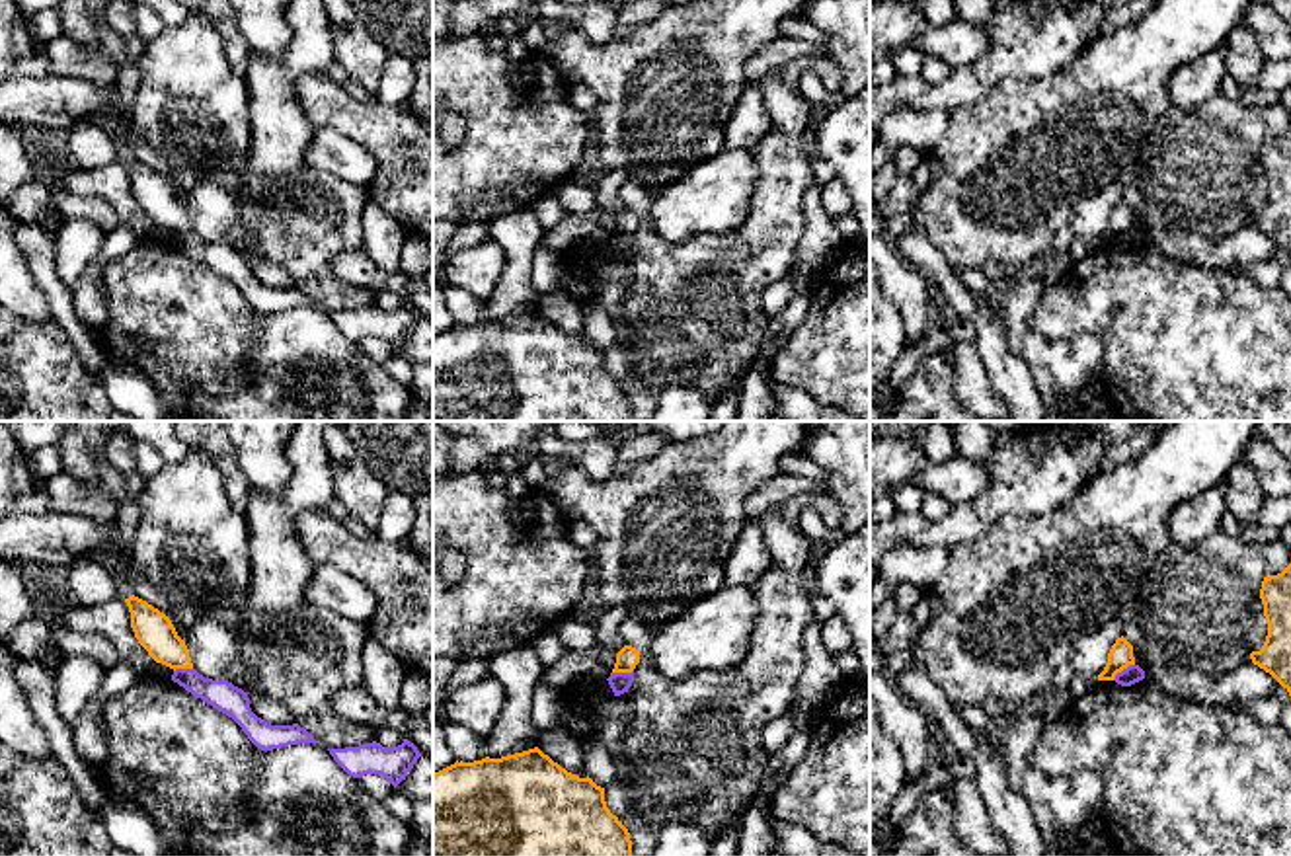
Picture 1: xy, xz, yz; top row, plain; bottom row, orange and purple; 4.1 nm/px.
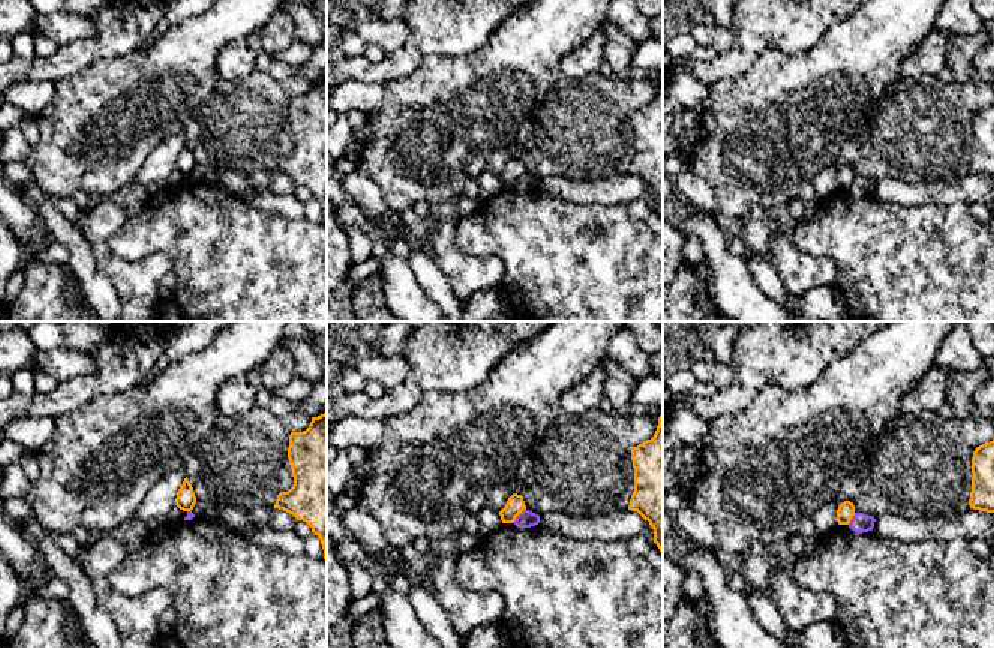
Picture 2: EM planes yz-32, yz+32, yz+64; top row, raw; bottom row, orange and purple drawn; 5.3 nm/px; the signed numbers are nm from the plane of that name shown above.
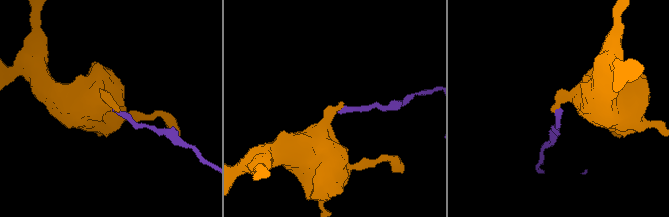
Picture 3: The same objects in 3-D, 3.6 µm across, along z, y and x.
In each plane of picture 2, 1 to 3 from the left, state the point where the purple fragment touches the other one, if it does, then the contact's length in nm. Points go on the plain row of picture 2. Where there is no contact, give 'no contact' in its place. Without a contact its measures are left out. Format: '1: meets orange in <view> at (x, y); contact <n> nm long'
1: meets orange in yz-32 at (189, 174); contact 30 nm long
2: meets orange in yz+32 at (517, 179); contact 110 nm long
3: meets orange in yz+64 at (850, 183); contact 80 nm long

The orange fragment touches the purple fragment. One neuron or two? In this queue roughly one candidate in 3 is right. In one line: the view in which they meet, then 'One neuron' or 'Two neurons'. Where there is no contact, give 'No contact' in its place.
Touches orange in yz. Two neurons

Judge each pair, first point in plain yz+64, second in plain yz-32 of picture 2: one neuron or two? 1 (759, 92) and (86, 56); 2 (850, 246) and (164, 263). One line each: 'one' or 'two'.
1: two
2: two

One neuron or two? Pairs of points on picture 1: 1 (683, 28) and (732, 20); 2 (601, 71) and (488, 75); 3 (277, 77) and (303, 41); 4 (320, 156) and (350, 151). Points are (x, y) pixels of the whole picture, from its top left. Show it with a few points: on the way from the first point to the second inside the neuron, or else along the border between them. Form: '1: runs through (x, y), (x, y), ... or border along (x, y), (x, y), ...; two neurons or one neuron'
1: runs through (695, 28), (720, 28); one neuron
2: border along (537, 51), (568, 88); two neurons
3: runs through (285, 69), (303, 49); one neuron
4: runs through (328, 151), (342, 151); one neuron

